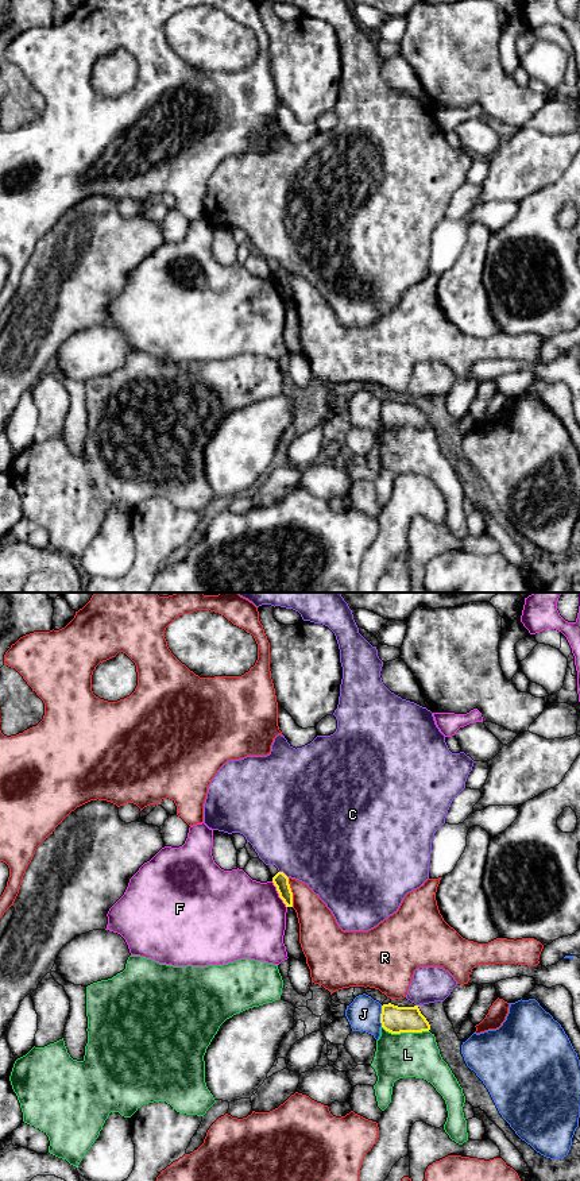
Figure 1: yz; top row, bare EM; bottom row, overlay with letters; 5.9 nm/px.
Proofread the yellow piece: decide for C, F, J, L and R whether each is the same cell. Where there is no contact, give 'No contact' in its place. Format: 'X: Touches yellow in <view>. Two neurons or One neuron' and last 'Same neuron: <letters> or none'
C: Touches yellow in yz. Two neurons
F: Touches yellow in yz. Two neurons
J: Touches yellow in yz. Two neurons
L: Touches yellow in yz. Two neurons
R: Touches yellow in yz. Two neurons
Same neuron: none

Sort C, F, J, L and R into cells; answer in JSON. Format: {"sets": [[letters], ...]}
{"sets": [["C"], ["F"], ["J"], ["L"], ["R"]]}

